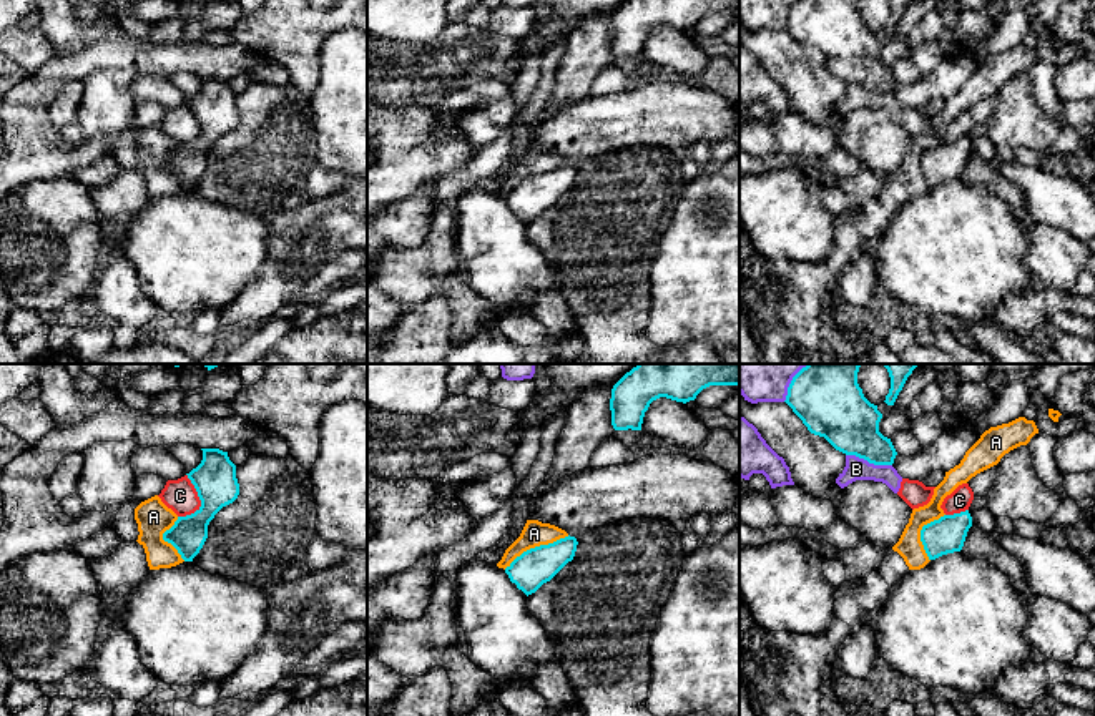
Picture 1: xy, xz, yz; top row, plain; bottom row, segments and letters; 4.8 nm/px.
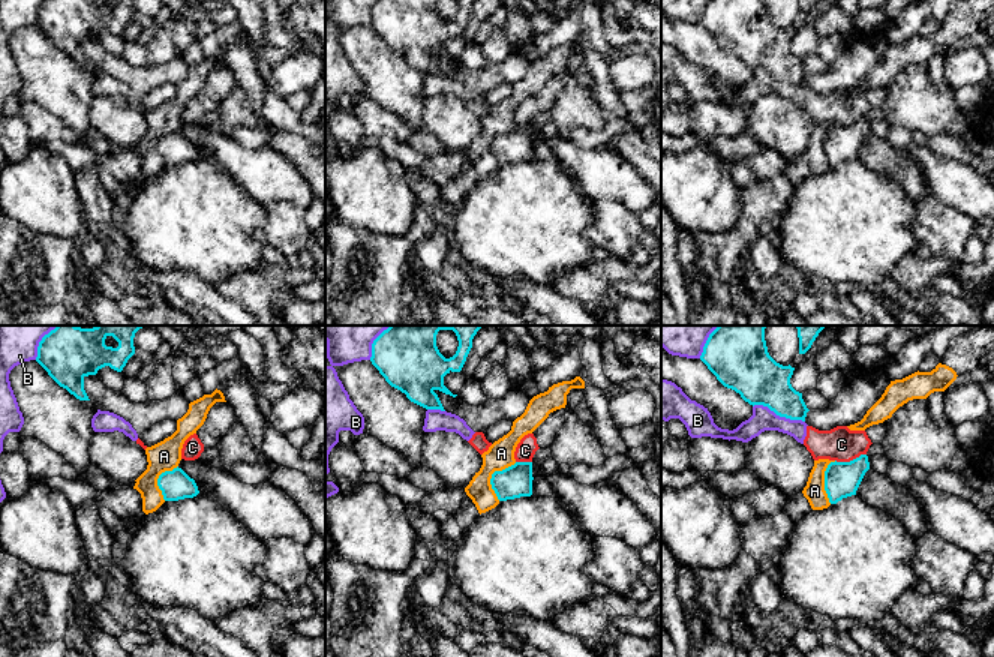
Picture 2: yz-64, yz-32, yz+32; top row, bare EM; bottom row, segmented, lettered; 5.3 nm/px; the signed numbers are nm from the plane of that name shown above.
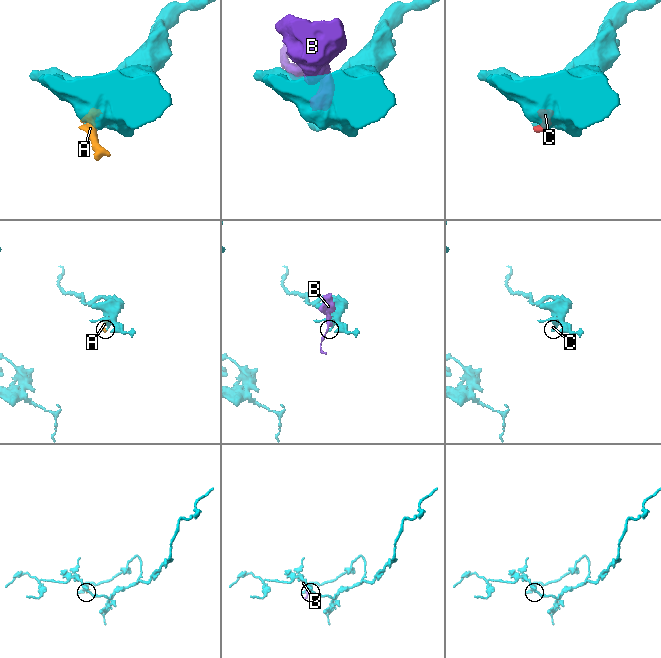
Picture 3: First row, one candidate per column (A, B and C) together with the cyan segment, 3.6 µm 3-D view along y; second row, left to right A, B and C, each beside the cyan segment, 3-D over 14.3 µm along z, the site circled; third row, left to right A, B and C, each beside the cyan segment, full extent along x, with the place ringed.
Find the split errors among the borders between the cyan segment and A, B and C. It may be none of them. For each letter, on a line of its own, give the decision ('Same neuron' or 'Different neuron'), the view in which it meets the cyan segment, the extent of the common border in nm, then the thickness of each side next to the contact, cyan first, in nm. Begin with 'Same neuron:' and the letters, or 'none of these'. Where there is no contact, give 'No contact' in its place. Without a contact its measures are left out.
Same neuron: none of these
A: Different neuron. Touches cyan in xz. Shared border 360 nm. Thickness 180 nm (cyan) against 120 nm
B: Different neuron. Touches cyan in yz. Shared border 240 nm. Thickness 280 nm (cyan) against 110 nm
C: Different neuron. Touches cyan in xy. Shared border 220 nm. Thickness 200 nm (cyan) against 160 nm

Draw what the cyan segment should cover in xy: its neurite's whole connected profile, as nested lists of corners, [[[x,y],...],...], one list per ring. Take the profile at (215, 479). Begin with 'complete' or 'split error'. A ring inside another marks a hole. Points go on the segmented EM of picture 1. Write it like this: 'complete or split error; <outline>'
complete; [[[201,450],[201,463],[186,473],[198,492],[201,507],[191,515],[178,517],[174,525],[163,533],[163,540],[171,543],[184,562],[193,562],[203,548],[214,515],[239,495],[236,465],[229,460],[228,452]]]

